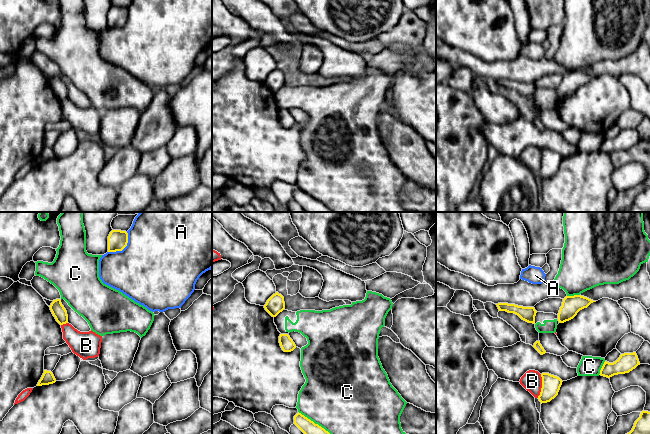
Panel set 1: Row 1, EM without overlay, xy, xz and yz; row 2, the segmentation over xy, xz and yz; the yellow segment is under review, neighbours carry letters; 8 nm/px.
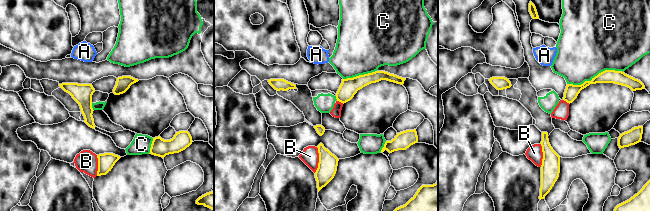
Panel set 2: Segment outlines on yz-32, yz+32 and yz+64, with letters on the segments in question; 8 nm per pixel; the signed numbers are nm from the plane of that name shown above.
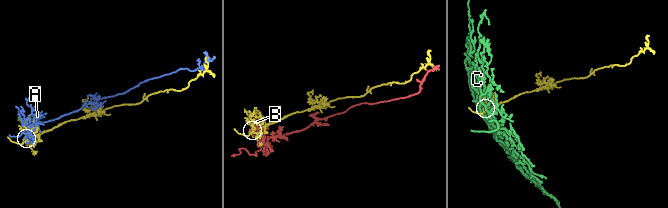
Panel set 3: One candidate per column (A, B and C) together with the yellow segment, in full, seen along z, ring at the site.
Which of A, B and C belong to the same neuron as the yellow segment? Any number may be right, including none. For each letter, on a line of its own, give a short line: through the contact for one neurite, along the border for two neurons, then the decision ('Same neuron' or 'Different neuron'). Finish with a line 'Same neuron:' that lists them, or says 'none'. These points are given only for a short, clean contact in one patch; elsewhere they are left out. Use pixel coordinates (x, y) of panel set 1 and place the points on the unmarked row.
A: Different neuron
B: Different neuron
C: Different neuron
Same neuron: none

